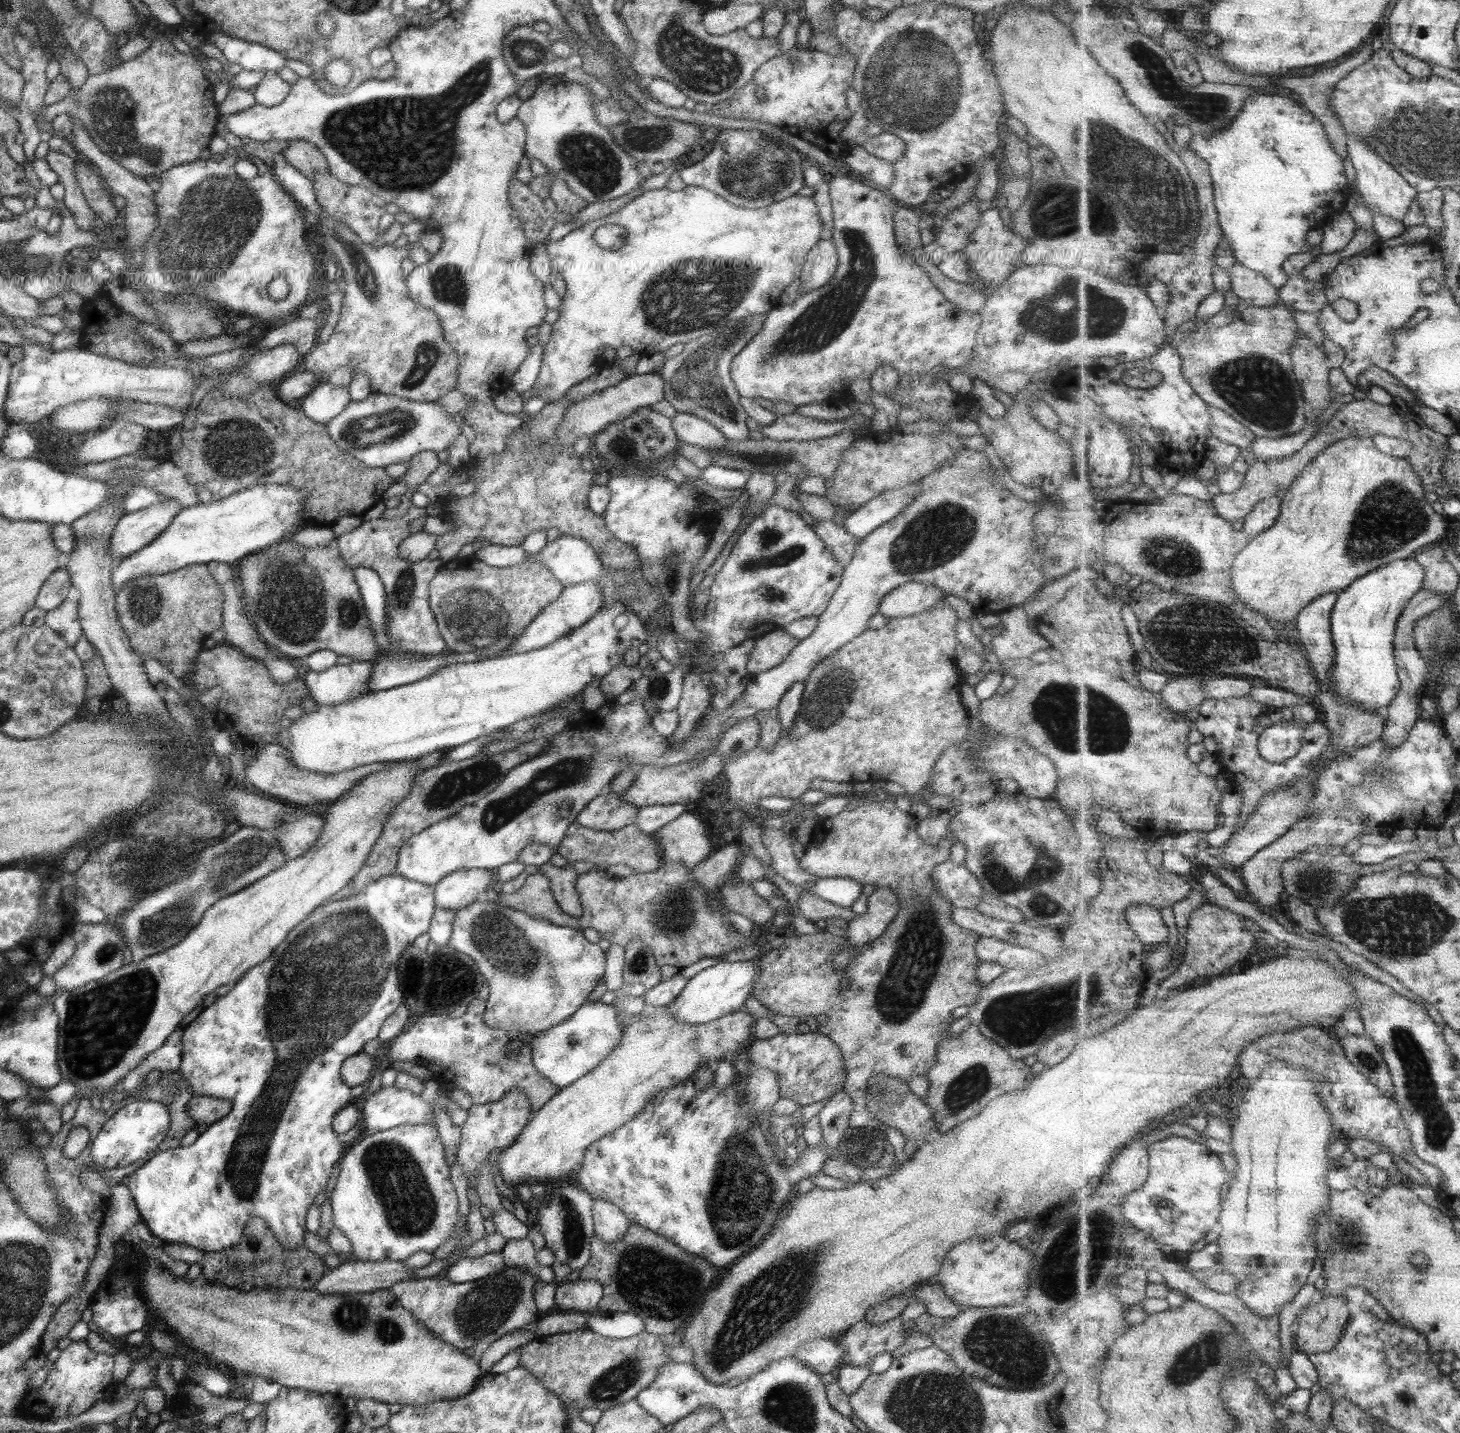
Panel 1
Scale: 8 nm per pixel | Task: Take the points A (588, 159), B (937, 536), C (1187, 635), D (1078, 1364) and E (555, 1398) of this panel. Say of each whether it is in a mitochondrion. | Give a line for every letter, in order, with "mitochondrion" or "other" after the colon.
A: mitochondrion
B: mitochondrion
C: mitochondrion
D: other
E: other

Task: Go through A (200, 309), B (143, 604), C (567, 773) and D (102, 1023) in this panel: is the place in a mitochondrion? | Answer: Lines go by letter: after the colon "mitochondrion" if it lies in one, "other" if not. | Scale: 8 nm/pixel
A: mitochondrion
B: mitochondrion
C: mitochondrion
D: mitochondrion

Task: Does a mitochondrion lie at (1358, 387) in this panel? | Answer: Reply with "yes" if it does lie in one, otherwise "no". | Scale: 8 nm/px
no

